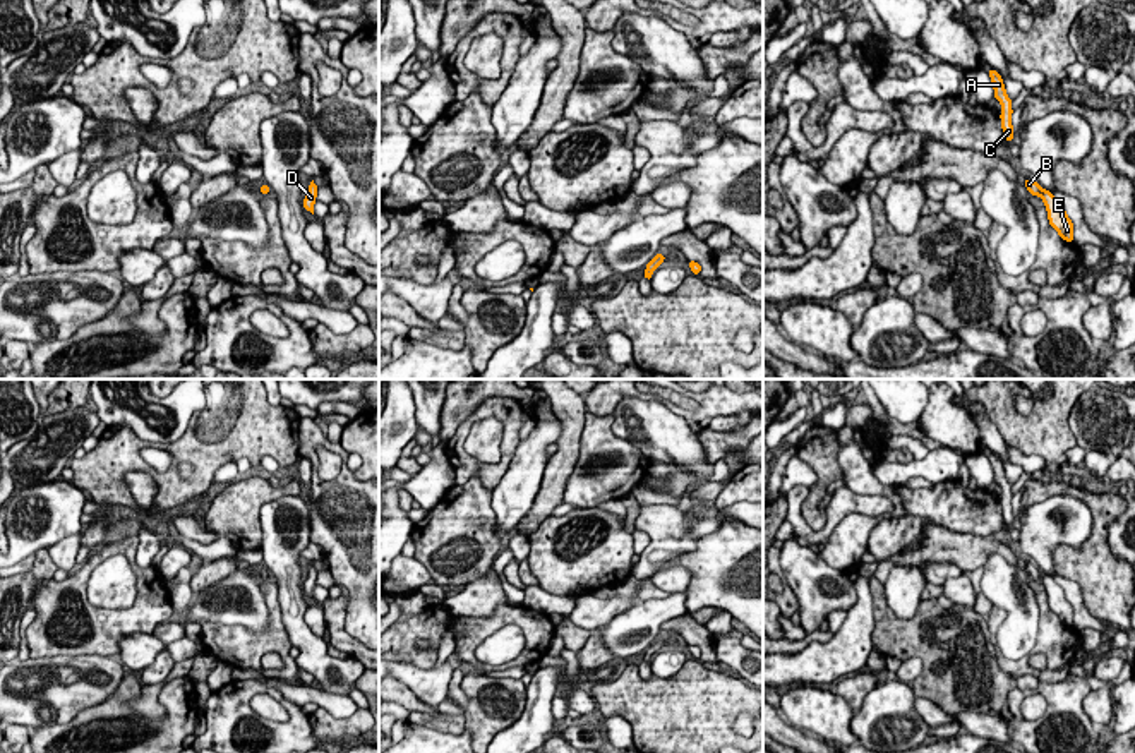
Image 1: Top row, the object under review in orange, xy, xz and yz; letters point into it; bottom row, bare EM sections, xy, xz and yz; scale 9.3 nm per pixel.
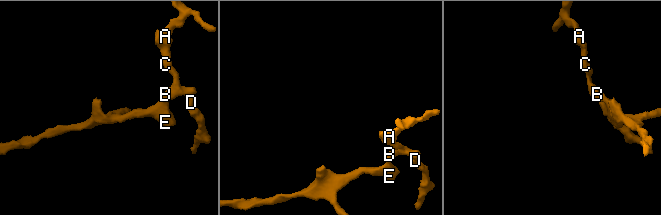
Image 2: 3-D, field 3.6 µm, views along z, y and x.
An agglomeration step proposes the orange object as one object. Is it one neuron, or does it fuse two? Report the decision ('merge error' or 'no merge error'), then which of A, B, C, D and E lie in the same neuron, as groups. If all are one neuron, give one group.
no merge error; A B C D E

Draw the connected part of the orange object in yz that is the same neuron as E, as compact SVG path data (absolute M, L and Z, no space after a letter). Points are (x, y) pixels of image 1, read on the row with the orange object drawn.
M1025 178L1024 184L1032 196L1039 196L1048 209L1049 225L1060 233L1066 242L1073 242L1073 223L1065 213L1063 204L1053 196L1053 192L1044 190L1037 182Z

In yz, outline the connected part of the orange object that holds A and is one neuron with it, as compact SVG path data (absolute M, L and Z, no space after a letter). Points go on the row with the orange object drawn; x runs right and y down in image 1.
M989 69L988 72L993 81L994 98L1001 103L1000 118L1001 118L1003 136L1010 142L1015 136L1012 127L1012 113L1013 113L1012 99L1006 96L1001 75L994 69Z

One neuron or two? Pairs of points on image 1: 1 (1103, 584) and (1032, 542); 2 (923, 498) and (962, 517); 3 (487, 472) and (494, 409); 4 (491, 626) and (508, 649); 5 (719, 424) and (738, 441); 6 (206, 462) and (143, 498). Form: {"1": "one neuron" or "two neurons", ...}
{"1": "two neurons", "2": "one neuron", "3": "one neuron", "4": "two neurons", "5": "two neurons", "6": "two neurons"}

